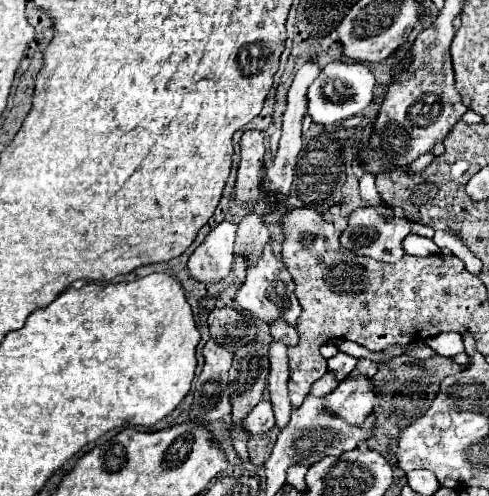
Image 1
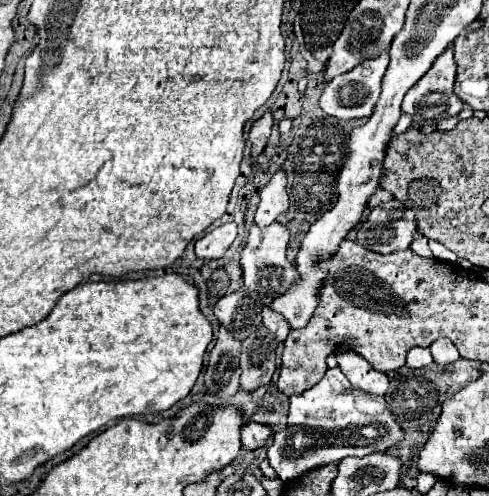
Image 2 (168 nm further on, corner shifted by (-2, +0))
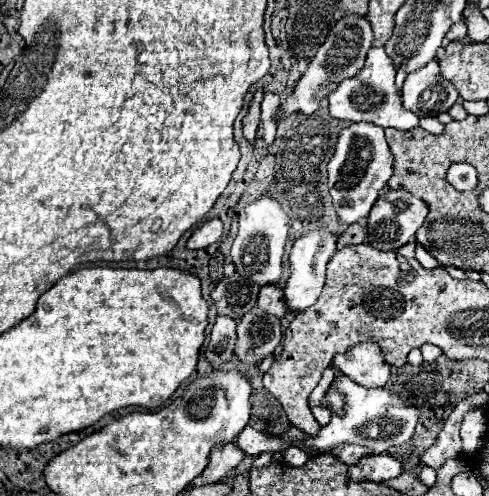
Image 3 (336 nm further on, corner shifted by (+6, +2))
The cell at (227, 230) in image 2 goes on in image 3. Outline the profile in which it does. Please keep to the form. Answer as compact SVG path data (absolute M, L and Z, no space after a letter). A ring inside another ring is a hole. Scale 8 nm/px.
M218 218L206 220L202 226L198 226L192 236L188 238L188 250L200 250L200 248L208 248L210 244L214 244L218 238L222 236L222 222Z

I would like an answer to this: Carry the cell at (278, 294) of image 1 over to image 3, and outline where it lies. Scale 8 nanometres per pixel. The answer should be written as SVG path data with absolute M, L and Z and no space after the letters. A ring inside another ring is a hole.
M262 196L260 200L242 208L238 216L240 216L238 236L230 250L230 258L236 266L236 272L260 286L276 284L282 274L282 254L288 238L288 228L290 228L288 214L280 208L280 204L274 198Z

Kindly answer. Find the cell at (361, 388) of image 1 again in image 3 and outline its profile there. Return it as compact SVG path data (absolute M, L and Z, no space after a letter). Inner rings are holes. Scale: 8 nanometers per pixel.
M358 344L356 348L350 348L344 354L336 354L332 360L332 366L364 388L380 388L390 378L390 366L380 356L380 348L376 348L376 344Z

